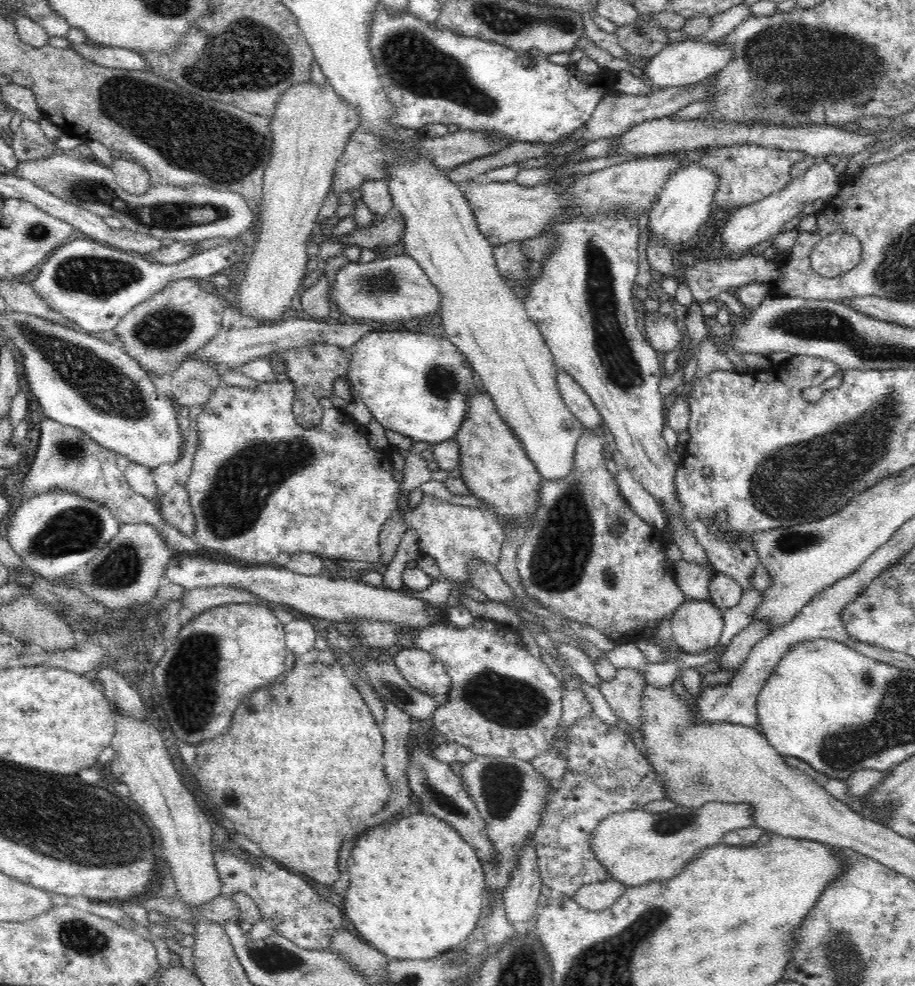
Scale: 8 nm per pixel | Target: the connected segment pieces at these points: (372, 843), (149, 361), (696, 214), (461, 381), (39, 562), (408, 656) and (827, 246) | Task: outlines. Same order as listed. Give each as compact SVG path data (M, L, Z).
M422 810L414 813L407 813L405 817L394 821L394 824L386 824L380 828L374 828L372 832L368 832L352 850L352 858L350 858L350 884L347 888L345 898L344 915L350 919L362 938L370 946L376 950L388 955L392 959L398 960L432 960L446 953L449 949L460 947L466 938L474 932L476 922L480 918L482 911L482 902L485 890L485 872L483 871L483 862L472 849L472 845L468 844L457 830L444 820L440 820L434 814L424 814Z
M194 279L173 280L152 298L134 306L113 328L113 332L119 338L121 347L147 371L150 377L160 376L166 372L172 375L190 354L206 346L222 330L224 308L220 297L203 290Z
M698 165L678 169L672 175L658 201L649 210L647 224L649 241L668 244L671 250L678 243L688 244L690 237L700 230L700 226L708 223L714 194L718 190L718 177L710 169Z
M406 330L374 331L366 334L355 345L352 345L350 351L351 361L349 362L346 379L350 383L352 397L354 396L356 398L358 396L366 404L373 418L380 422L384 430L397 432L416 442L429 442L430 444L437 445L441 442L454 439L468 412L468 396L474 394L474 391L480 391L482 389L480 381L469 360L446 337L440 336L440 338L436 338L436 336L430 336L430 334L418 334L418 332L406 332Z
M50 490L46 494L30 497L7 520L6 540L20 556L22 566L25 564L24 568L49 581L66 577L85 566L118 534L121 525L107 506L65 490Z
M421 648L401 649L393 653L391 661L410 685L439 698L446 697L451 679L443 663Z
M844 231L834 232L822 238L810 252L810 269L816 271L820 278L837 278L854 269L862 261L862 252L862 243L857 236Z

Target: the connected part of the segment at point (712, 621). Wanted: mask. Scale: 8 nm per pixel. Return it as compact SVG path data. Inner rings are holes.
M686 601L672 618L673 640L687 659L719 644L724 612L708 601Z

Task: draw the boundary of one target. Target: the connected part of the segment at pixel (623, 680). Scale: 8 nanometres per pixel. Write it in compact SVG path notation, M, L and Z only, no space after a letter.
M617 670L612 681L603 681L599 686L610 708L632 728L642 724L642 692L645 676L639 670Z

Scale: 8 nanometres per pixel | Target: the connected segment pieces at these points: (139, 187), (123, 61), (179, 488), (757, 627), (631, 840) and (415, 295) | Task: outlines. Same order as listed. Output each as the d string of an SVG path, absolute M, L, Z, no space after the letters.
M118 158L110 168L117 184L132 195L143 196L152 187L150 173L138 162Z
M70 42L70 48L76 49L82 57L94 61L94 63L106 68L126 70L148 70L148 63L140 53L116 46L96 46L93 43L84 42L76 44Z
M175 483L164 493L159 512L162 512L162 518L167 520L168 524L182 534L194 538L194 515L185 485Z
M754 622L744 628L724 648L720 662L720 670L737 670L742 667L748 659L748 654L760 640L771 634L773 628L767 622Z
M706 803L700 808L677 807L666 812L648 813L644 809L610 814L590 834L590 847L602 867L628 887L660 882L677 876L708 846L716 846L729 832L754 824L752 805L746 803Z
M408 254L380 258L367 264L348 263L336 272L334 285L329 288L329 302L336 304L341 314L355 322L398 324L422 320L440 311L440 291L424 273L420 264Z

